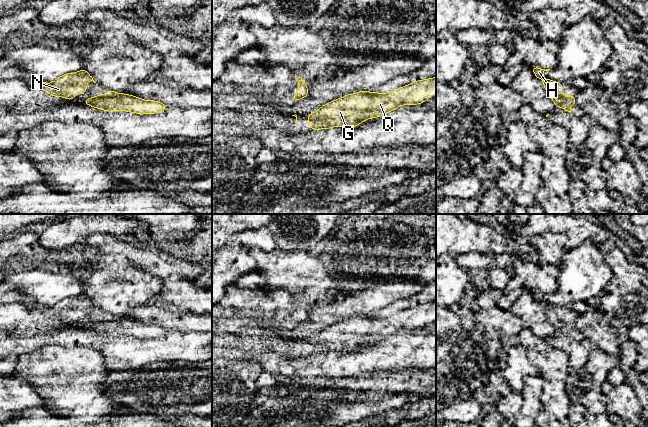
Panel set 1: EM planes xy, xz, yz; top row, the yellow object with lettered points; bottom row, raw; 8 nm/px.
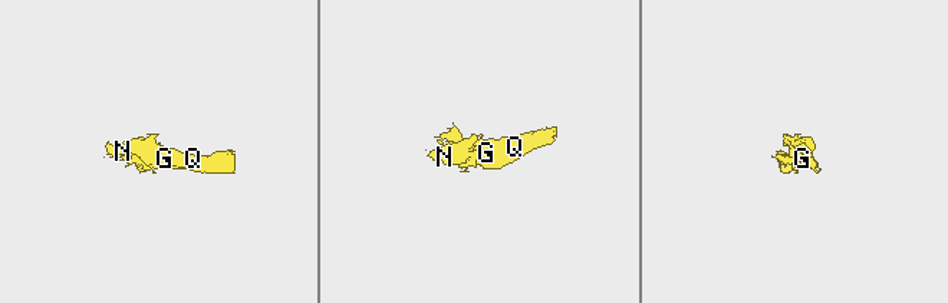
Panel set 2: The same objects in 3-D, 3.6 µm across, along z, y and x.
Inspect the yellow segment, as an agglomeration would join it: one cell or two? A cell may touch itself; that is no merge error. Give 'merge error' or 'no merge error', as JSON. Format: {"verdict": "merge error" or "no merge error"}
{"verdict": "no merge error"}

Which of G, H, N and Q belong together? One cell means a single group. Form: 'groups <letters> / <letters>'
groups G H N Q

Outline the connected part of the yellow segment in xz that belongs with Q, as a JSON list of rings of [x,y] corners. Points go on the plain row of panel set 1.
[[[436,301],[417,304],[388,317],[368,316],[361,314],[357,317],[347,318],[335,323],[314,336],[306,339],[309,343],[308,350],[313,354],[323,354],[333,351],[352,352],[363,345],[381,341],[402,329],[417,329],[431,323],[429,318],[436,311]]]

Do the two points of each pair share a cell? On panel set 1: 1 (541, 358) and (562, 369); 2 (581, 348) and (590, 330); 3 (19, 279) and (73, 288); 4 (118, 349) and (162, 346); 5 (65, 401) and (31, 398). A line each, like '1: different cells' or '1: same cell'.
1: same cell
2: different cells
3: same cell
4: same cell
5: different cells

